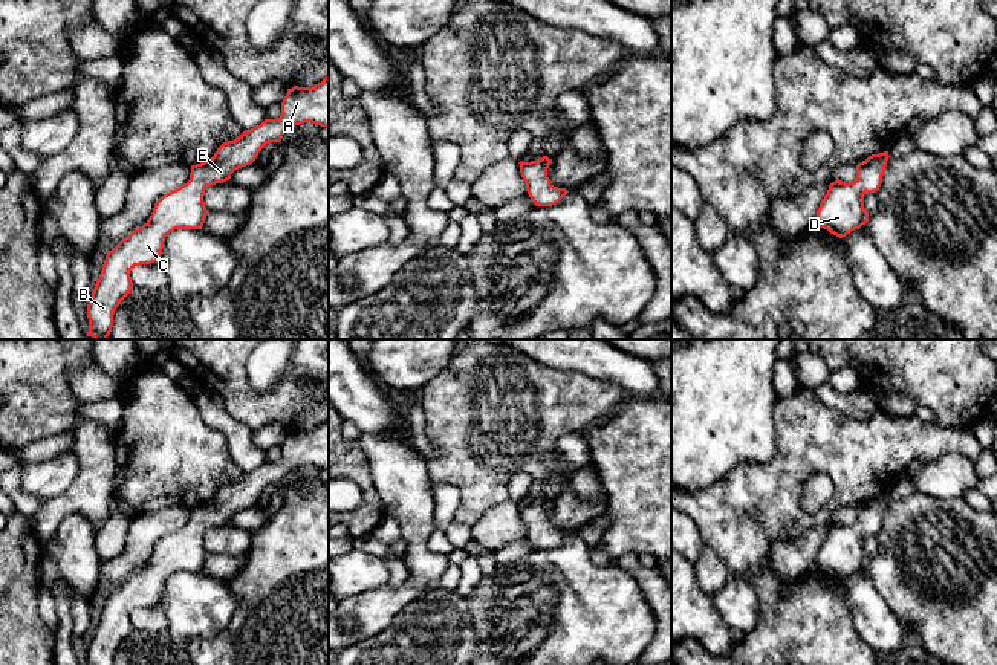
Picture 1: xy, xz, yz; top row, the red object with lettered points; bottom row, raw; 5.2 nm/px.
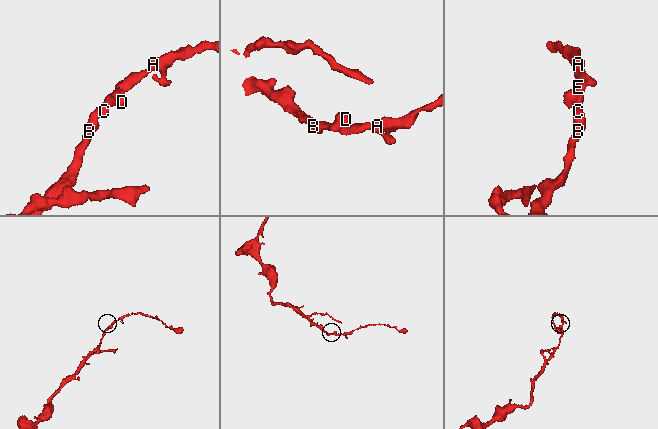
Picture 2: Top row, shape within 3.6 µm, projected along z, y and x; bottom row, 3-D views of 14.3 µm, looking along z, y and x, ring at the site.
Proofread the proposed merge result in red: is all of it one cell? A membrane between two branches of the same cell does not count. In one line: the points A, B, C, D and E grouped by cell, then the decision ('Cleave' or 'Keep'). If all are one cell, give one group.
Groups: A B C D E. Keep

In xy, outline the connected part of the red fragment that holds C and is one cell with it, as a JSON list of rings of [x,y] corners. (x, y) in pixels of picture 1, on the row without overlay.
[[[329,417],[313,430],[294,428],[287,431],[281,445],[281,457],[277,462],[265,462],[260,468],[245,472],[237,482],[223,485],[211,501],[191,508],[190,523],[164,537],[156,544],[150,561],[107,595],[87,647],[89,665],[113,665],[116,650],[133,631],[130,613],[135,608],[158,605],[170,575],[174,572],[202,572],[208,556],[203,544],[206,529],[229,523],[235,512],[251,508],[266,486],[280,485],[287,472],[304,465],[329,471]]]

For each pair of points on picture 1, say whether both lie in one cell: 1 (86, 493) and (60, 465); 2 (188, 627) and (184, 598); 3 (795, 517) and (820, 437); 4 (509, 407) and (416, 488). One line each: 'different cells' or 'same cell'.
1: different cells
2: same cell
3: same cell
4: different cells

